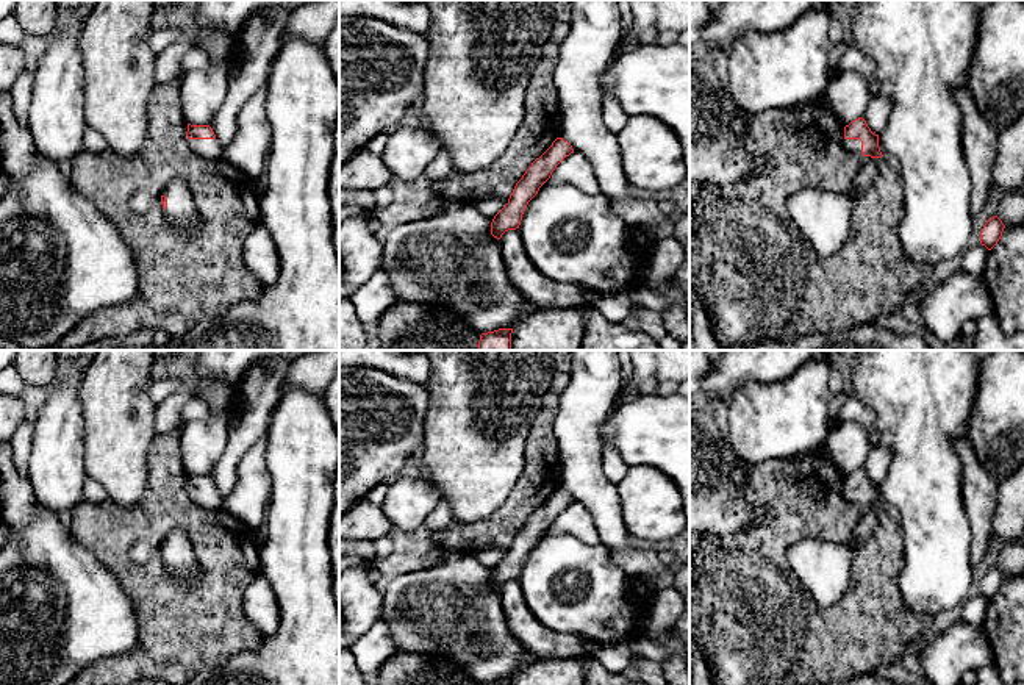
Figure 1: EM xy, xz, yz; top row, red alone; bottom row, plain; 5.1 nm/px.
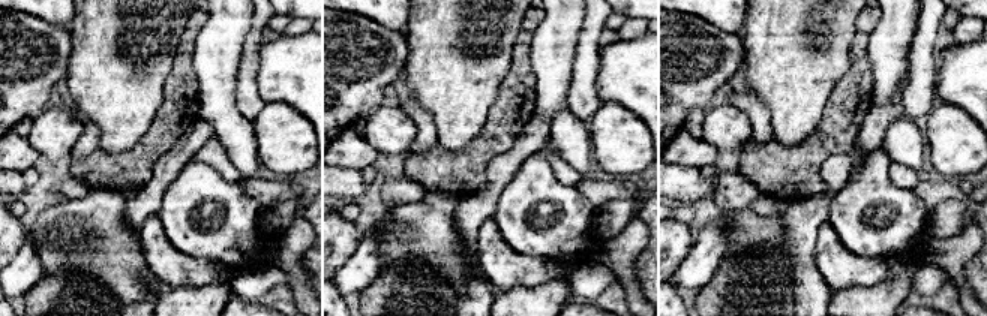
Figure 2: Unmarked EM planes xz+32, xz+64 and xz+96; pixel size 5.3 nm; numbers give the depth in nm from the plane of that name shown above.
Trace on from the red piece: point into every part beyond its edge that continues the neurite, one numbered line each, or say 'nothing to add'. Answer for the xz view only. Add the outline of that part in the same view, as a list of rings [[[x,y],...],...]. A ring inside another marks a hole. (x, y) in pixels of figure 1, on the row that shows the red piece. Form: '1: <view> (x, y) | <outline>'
nothing to add

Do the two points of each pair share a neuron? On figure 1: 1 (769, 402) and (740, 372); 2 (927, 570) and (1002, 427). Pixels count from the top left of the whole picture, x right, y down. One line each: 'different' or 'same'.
1: different
2: different

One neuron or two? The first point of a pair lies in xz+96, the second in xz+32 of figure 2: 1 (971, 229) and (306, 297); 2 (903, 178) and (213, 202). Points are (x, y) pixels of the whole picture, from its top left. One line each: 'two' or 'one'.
1: one
2: two

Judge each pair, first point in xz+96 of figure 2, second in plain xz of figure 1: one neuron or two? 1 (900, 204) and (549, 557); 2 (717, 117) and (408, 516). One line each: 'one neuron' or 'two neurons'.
1: one neuron
2: one neuron

